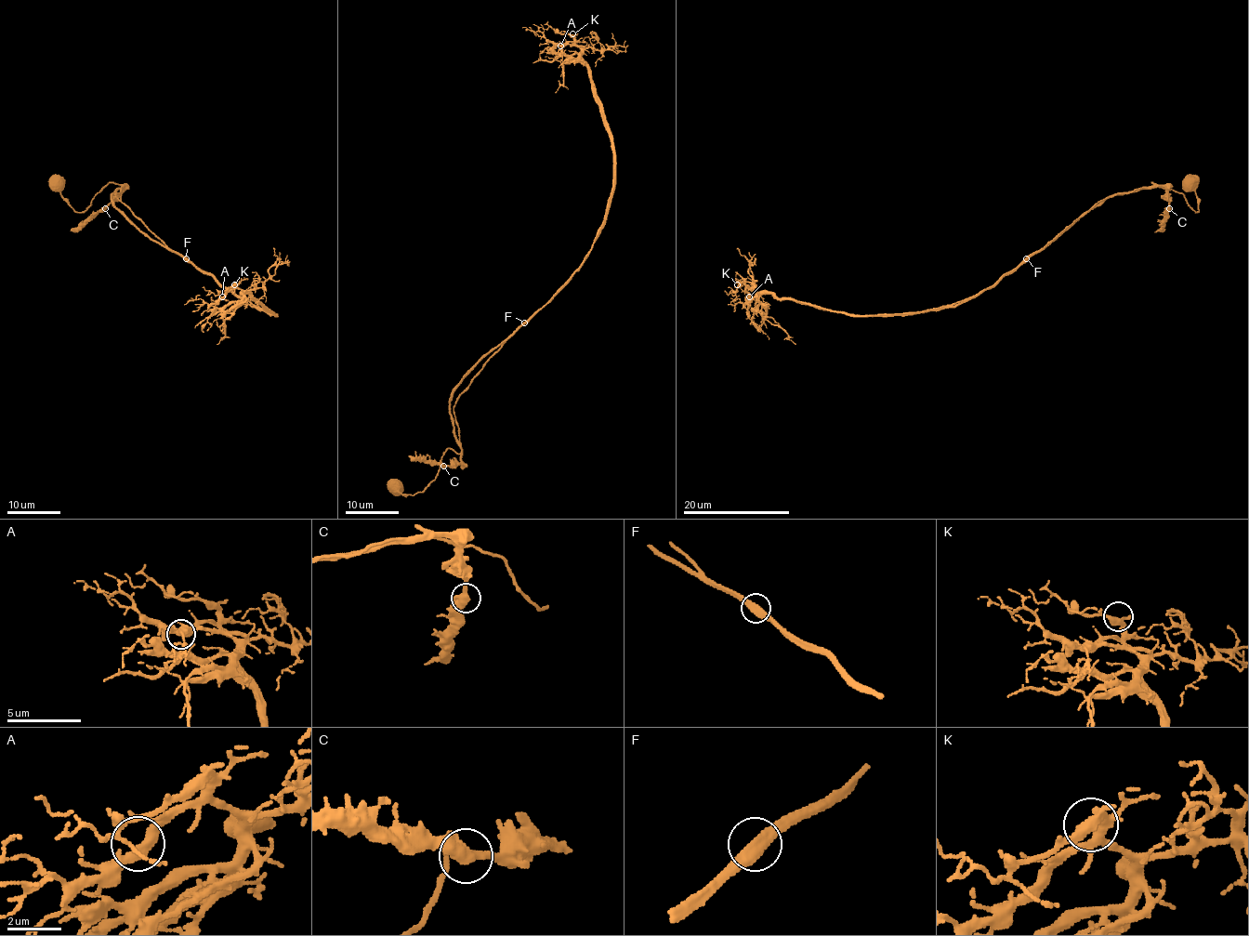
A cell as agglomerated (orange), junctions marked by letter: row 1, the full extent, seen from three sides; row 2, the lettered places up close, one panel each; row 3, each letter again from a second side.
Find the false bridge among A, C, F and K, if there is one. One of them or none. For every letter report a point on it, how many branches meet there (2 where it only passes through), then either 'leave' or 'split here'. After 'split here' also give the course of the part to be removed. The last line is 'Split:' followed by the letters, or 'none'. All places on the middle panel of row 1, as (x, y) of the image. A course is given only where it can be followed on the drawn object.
A: (560, 46) | 2 | leave
C: (443, 466) | 2 | leave
F: (524, 322) | 2 | leave
K: (572, 33) | 2 | leave
Split: none

